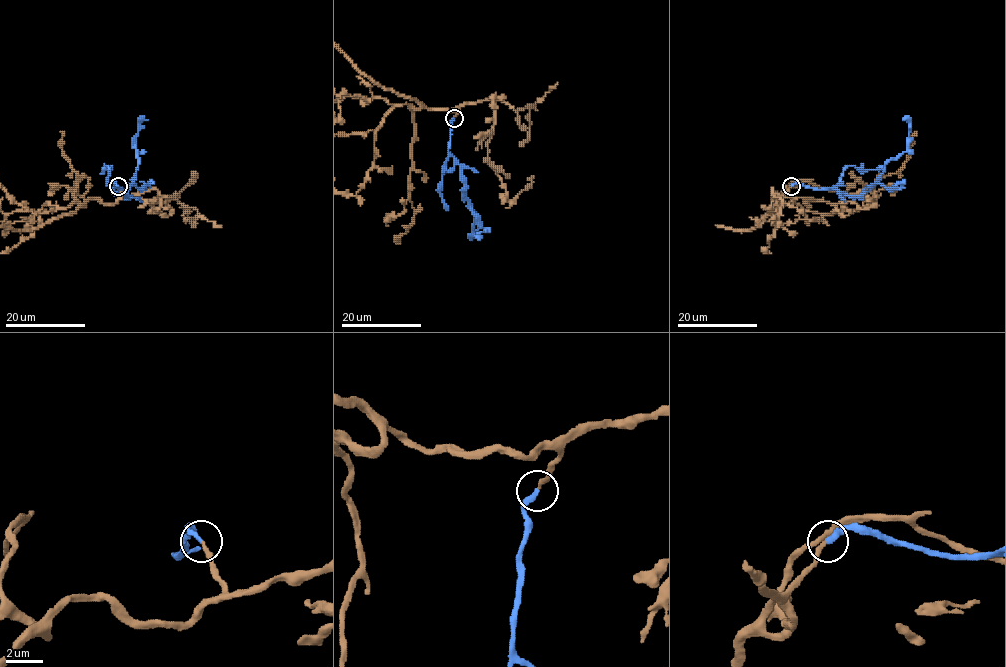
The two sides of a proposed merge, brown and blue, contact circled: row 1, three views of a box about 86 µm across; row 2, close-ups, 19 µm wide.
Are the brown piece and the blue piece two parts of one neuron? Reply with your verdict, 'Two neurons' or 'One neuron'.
One neuron

